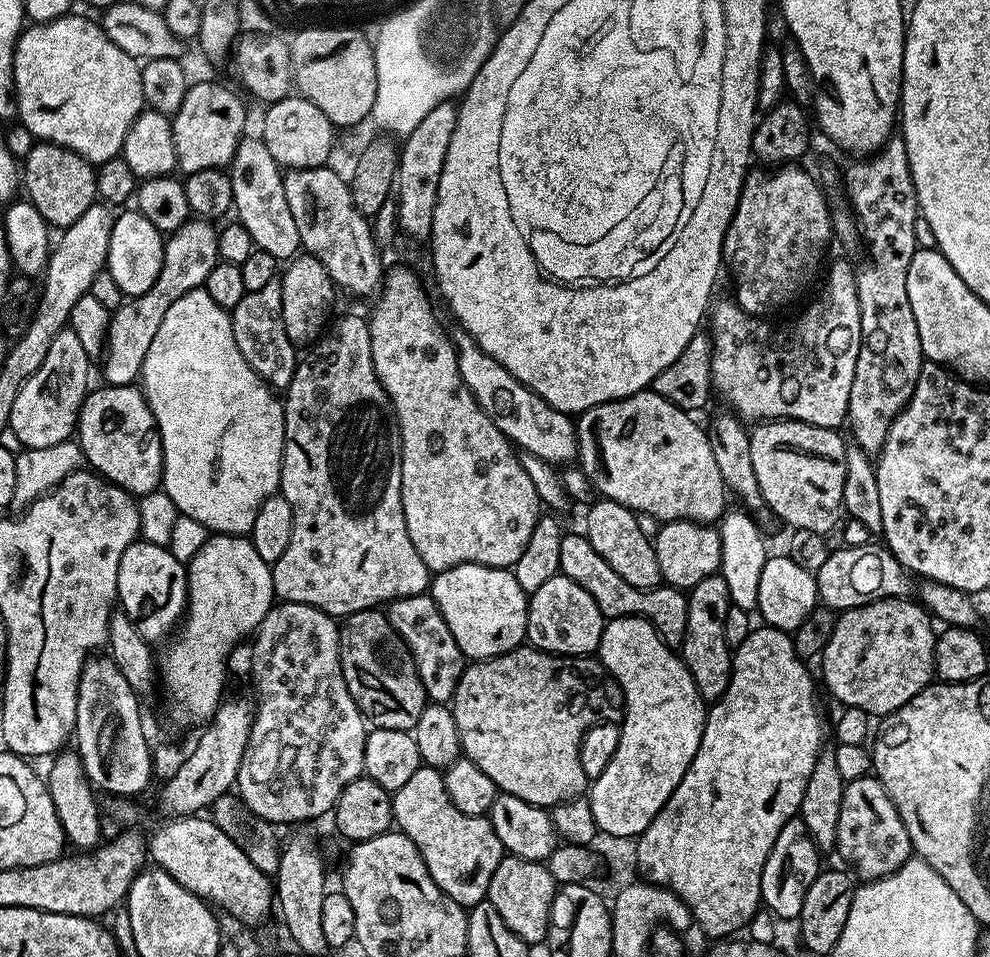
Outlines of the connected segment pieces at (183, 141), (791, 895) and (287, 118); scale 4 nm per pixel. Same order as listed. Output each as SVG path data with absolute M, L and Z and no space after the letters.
M208 80L202 81L201 84L193 83L189 87L186 98L182 100L182 106L177 110L175 116L171 117L171 121L176 163L179 171L184 174L211 168L227 169L235 158L236 148L246 132L244 131L243 102L230 89L223 88L220 84L211 84Z
M800 819L786 822L762 870L760 898L763 907L769 908L774 915L781 916L784 920L795 921L802 910L802 898L806 898L806 890L810 890L810 882L814 882L816 875L822 870L820 859L822 859L822 853L810 838L806 826Z
M290 94L285 100L267 105L264 112L262 139L281 169L322 168L329 163L334 147L334 126L314 102L299 94Z

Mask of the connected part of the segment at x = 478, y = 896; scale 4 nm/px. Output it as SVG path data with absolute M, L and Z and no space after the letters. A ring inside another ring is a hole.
M421 766L406 786L391 793L392 819L395 827L405 832L418 846L426 862L430 878L454 902L471 906L479 904L488 895L490 878L498 870L498 862L506 853L491 819L487 815L471 816L462 814L454 806L444 788L444 777L441 769Z

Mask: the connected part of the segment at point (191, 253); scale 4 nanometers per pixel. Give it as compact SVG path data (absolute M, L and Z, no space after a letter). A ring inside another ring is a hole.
M190 218L178 231L171 233L164 243L163 268L158 281L144 295L124 301L109 317L108 333L105 336L104 376L107 385L131 385L140 375L146 350L158 334L166 311L183 294L201 288L210 271L220 262L217 250L218 234L209 221Z

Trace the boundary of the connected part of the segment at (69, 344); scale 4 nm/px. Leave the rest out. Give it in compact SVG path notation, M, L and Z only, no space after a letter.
M66 326L54 334L54 342L50 342L50 350L42 366L38 366L22 390L18 390L18 398L14 398L14 407L10 410L8 427L11 435L16 435L20 446L41 448L73 439L78 428L80 408L90 391L88 360L90 353L84 349L82 342L78 342L78 334L73 328Z

